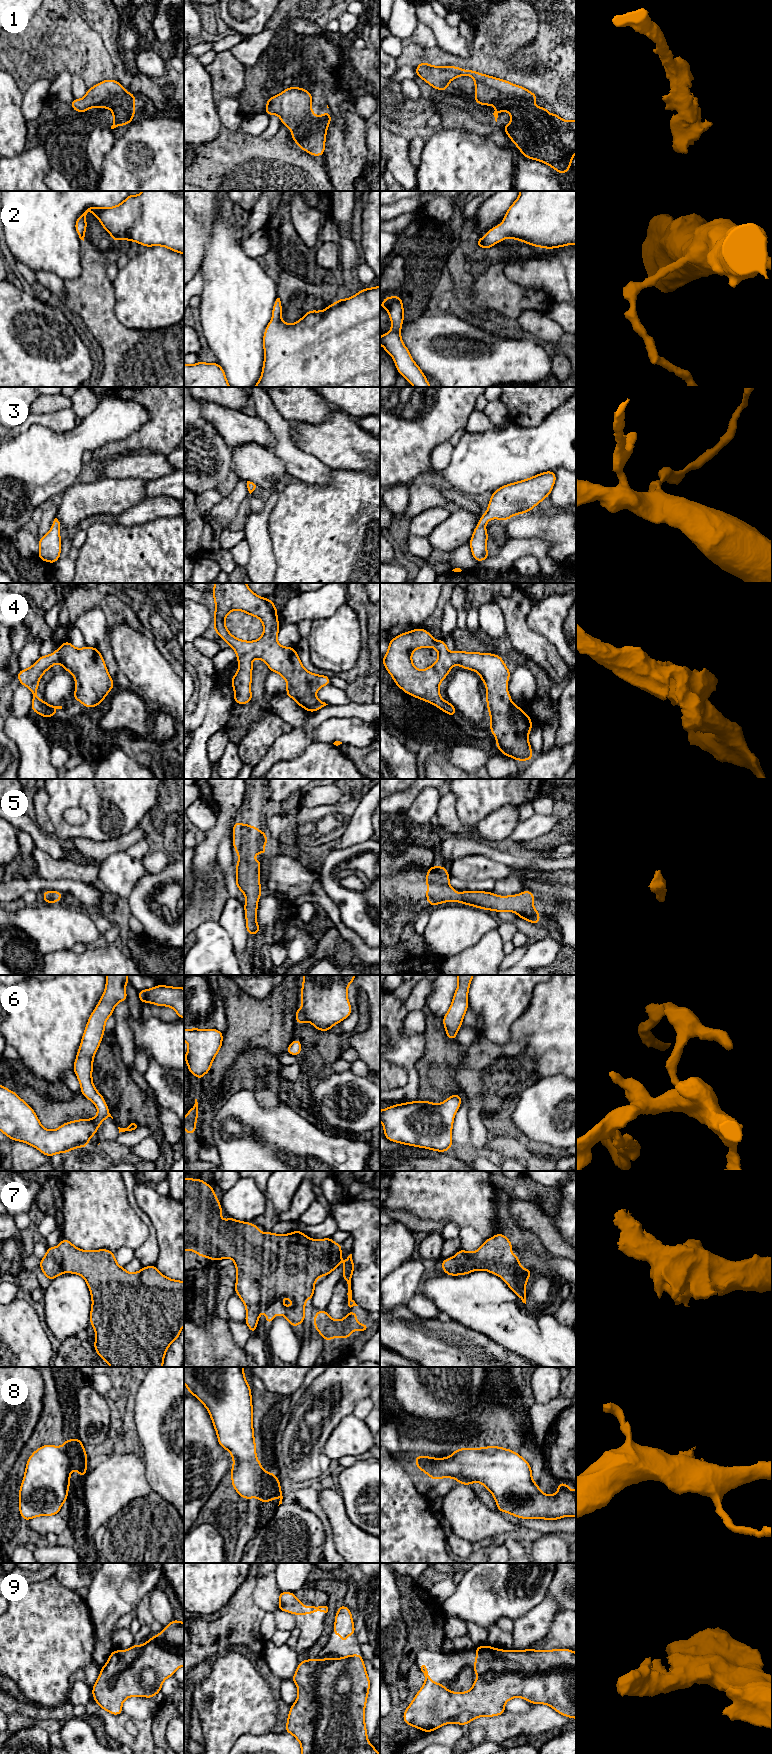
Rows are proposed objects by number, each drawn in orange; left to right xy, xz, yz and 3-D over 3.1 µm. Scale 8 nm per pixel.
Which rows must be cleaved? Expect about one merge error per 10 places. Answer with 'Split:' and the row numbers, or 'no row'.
Split: 8

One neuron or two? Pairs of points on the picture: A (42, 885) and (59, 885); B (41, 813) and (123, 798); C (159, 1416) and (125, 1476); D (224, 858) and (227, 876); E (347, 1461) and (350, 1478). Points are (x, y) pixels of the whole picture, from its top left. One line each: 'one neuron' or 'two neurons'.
A: one neuron
B: two neurons
C: two neurons
D: one neuron
E: two neurons

